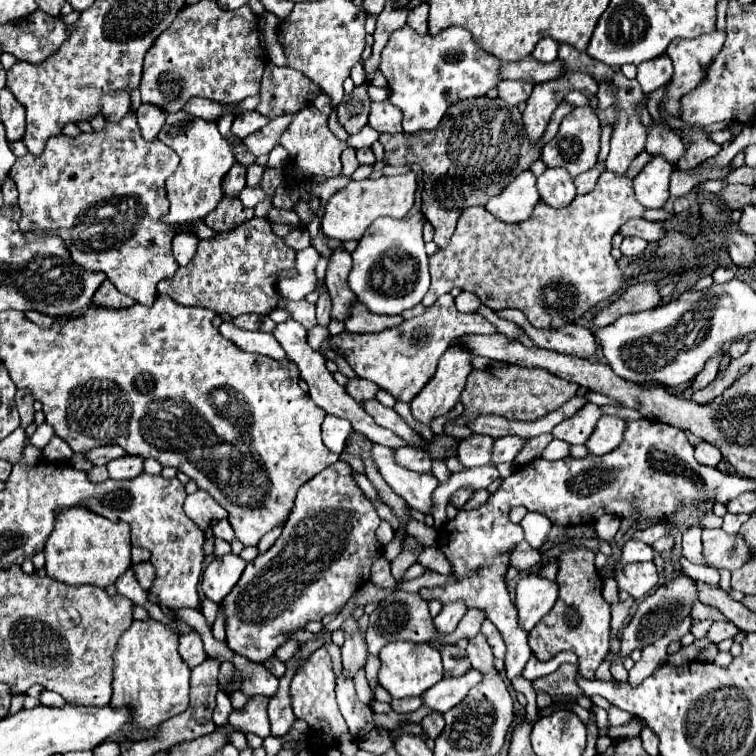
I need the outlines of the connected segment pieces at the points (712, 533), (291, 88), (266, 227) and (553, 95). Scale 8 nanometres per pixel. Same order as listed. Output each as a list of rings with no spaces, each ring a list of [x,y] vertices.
[[[703,529],[705,565],[717,569],[739,569],[751,559],[751,549],[741,535],[729,535],[723,529]]]
[[[269,63],[261,81],[261,101],[255,111],[267,119],[275,119],[285,113],[301,111],[315,101],[315,95],[319,95],[319,87],[303,73]]]
[[[253,217],[231,231],[199,241],[193,261],[187,267],[179,267],[171,279],[163,279],[157,291],[167,293],[181,305],[207,307],[217,315],[269,315],[279,303],[277,275],[283,269],[295,267],[295,255],[295,249],[285,245],[283,237],[277,237],[271,231],[271,223],[267,219]]]
[[[563,75],[559,79],[535,85],[523,111],[523,125],[531,145],[541,143],[551,113],[557,109],[563,97],[569,91],[583,91],[583,89],[589,91],[591,95],[597,95],[597,83],[593,79],[587,79],[587,75]]]

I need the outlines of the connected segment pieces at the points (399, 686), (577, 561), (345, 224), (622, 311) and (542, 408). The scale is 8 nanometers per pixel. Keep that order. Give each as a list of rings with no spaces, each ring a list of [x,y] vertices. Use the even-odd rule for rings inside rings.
[[[397,641],[397,643],[389,643],[387,647],[383,647],[383,651],[379,653],[381,659],[381,669],[379,669],[379,685],[383,689],[387,689],[387,693],[393,699],[403,699],[403,697],[415,697],[425,693],[427,689],[431,689],[435,683],[439,683],[443,679],[443,663],[441,663],[441,653],[431,649],[425,643],[425,655],[417,653],[417,645],[415,643],[407,643],[407,641]]]
[[[569,549],[557,555],[559,571],[555,583],[559,585],[559,597],[555,607],[541,619],[541,623],[529,633],[529,647],[539,661],[549,661],[561,651],[573,651],[579,657],[579,673],[585,679],[595,679],[595,671],[609,653],[609,621],[611,609],[601,597],[603,579],[595,567],[595,551]]]
[[[413,171],[407,175],[349,181],[347,187],[343,187],[341,191],[337,191],[329,197],[321,229],[331,239],[339,239],[339,241],[355,239],[355,241],[359,241],[363,237],[363,233],[367,231],[367,227],[377,217],[387,215],[393,219],[403,219],[415,203],[415,191],[417,191],[417,181],[415,181]]]
[[[645,281],[645,283],[631,285],[617,301],[611,303],[611,307],[599,311],[599,315],[593,317],[593,323],[597,327],[605,327],[605,325],[615,323],[621,315],[629,315],[629,313],[637,313],[637,311],[657,307],[661,301],[657,285],[659,285],[659,281],[651,281],[651,283]]]
[[[487,367],[487,369],[473,369],[467,377],[467,385],[461,393],[461,403],[465,407],[463,415],[457,417],[455,425],[469,425],[479,415],[501,415],[505,419],[517,421],[535,421],[543,415],[555,411],[565,401],[577,395],[579,385],[559,379],[557,375],[537,369],[537,367]]]

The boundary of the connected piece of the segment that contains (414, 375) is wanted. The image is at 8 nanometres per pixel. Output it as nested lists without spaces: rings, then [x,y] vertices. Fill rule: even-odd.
[[[447,293],[439,297],[431,307],[427,307],[427,311],[421,317],[407,319],[399,327],[373,335],[351,335],[345,331],[337,337],[329,337],[327,345],[331,349],[339,347],[347,363],[361,379],[373,381],[383,391],[393,395],[397,401],[411,403],[411,399],[435,375],[437,361],[447,351],[451,341],[457,339],[459,335],[469,335],[469,333],[493,335],[497,333],[497,327],[477,313],[459,313],[455,309],[453,297]]]

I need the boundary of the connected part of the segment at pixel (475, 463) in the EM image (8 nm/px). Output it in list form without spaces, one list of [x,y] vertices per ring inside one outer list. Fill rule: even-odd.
[[[475,433],[469,439],[461,439],[459,447],[457,447],[457,459],[461,461],[461,465],[465,467],[479,467],[479,465],[487,465],[489,463],[489,455],[491,455],[491,443],[495,439],[491,439],[489,435],[479,435]]]

